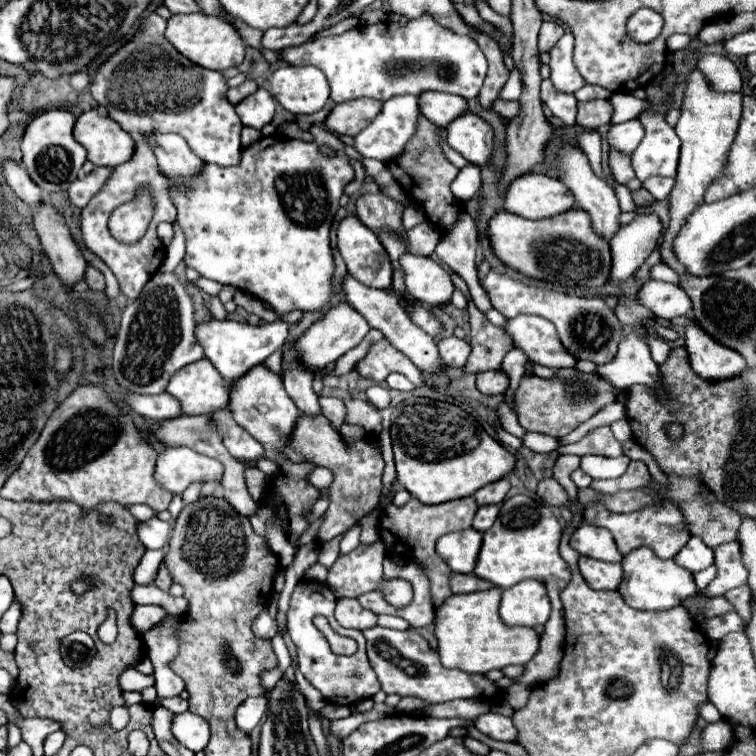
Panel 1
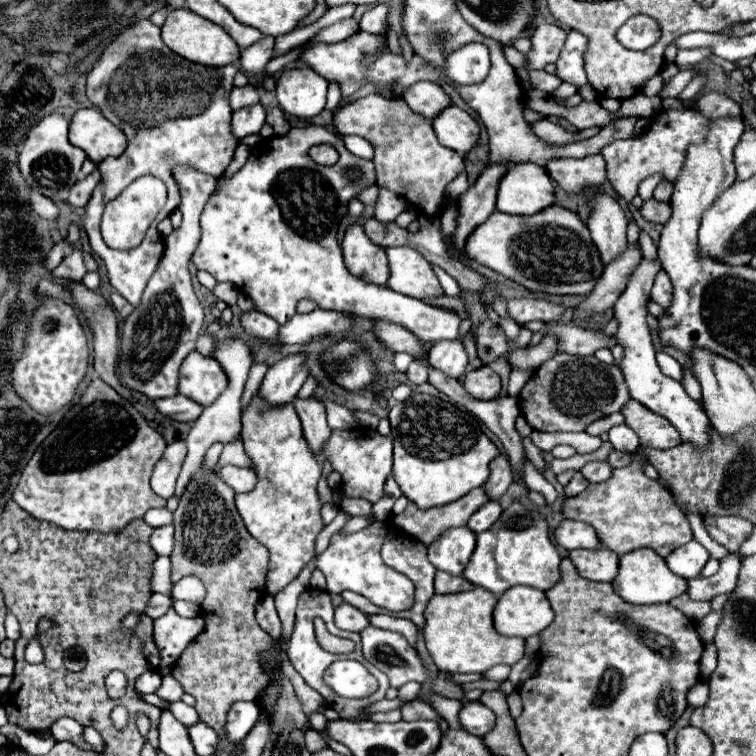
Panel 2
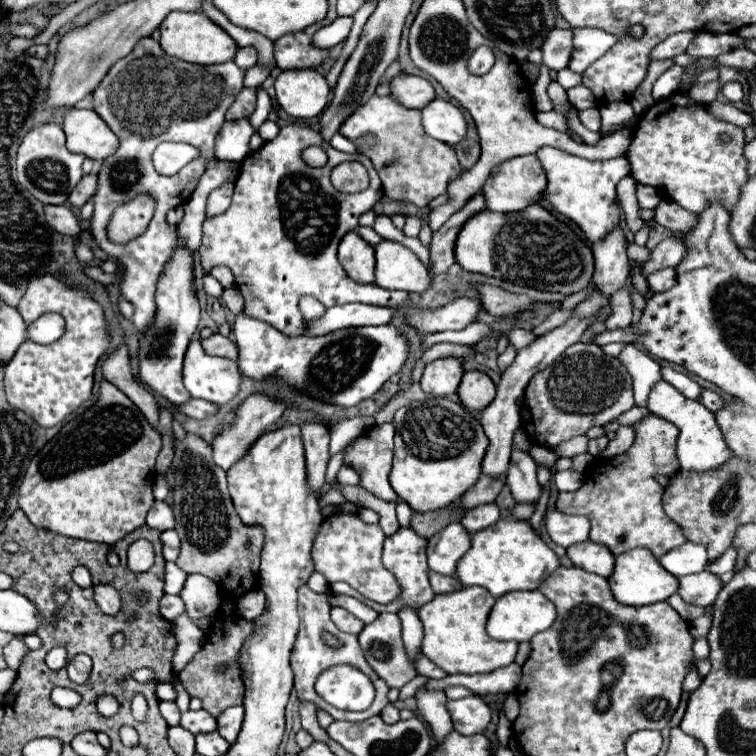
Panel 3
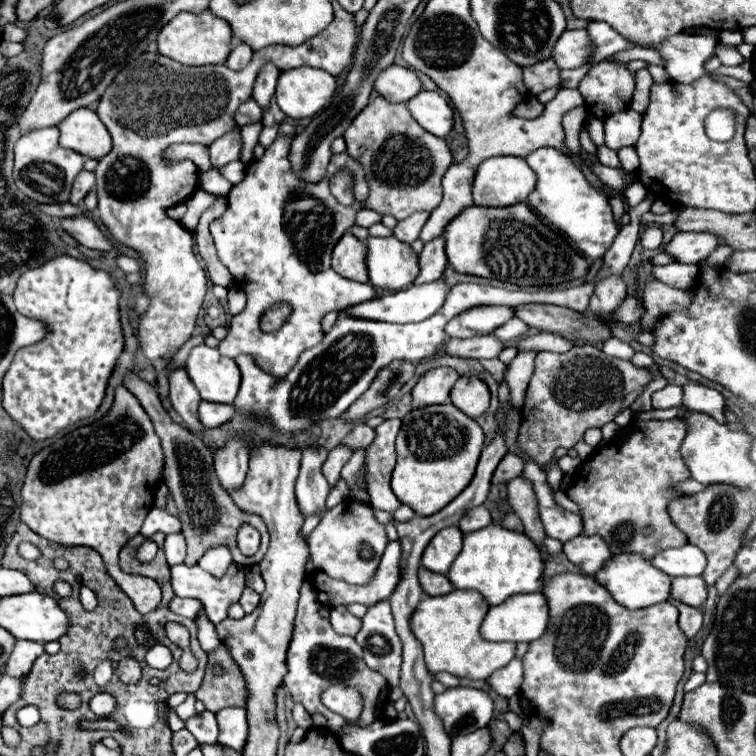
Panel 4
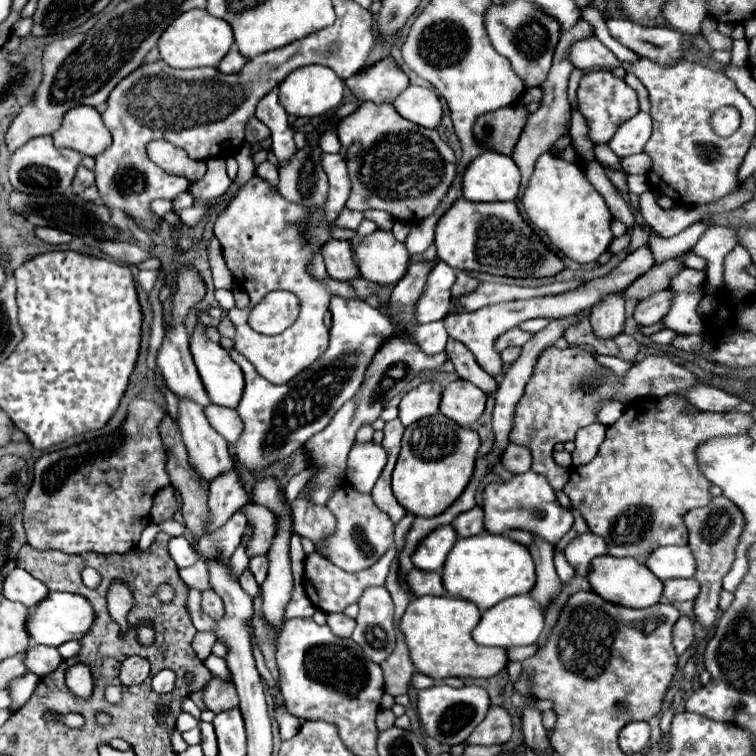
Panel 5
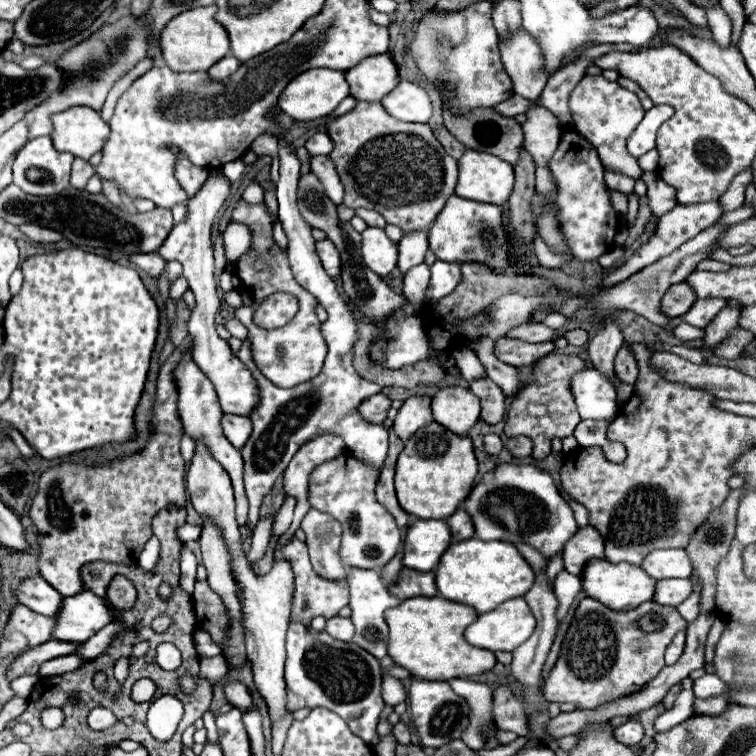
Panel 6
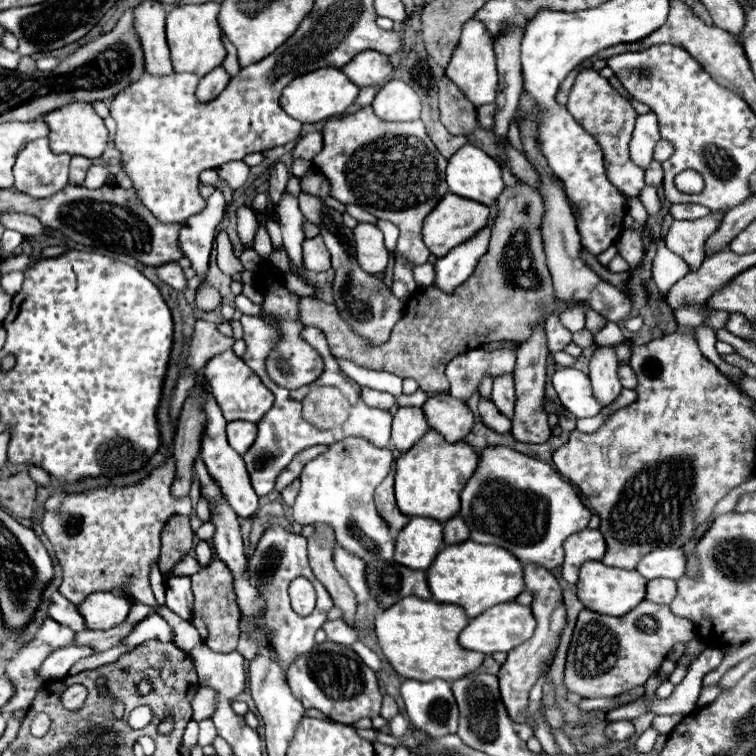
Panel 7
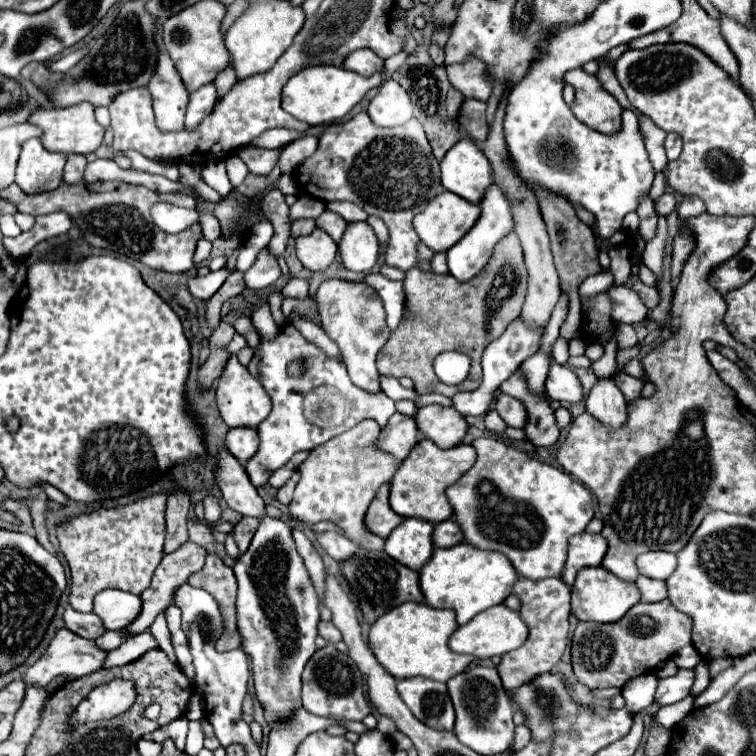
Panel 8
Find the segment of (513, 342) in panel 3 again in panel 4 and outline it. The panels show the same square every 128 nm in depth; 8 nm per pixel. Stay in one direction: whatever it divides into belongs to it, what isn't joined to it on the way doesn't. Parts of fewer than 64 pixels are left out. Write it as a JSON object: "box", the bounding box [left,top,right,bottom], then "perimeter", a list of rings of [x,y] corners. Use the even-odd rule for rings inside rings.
{"box":[516,332,573,353],"perimeter":[[[538,332],[538,334],[530,334],[522,340],[518,340],[516,348],[536,348],[538,352],[551,351],[557,353],[564,353],[573,346],[573,343],[563,339],[556,334],[544,334],[544,332]]]}

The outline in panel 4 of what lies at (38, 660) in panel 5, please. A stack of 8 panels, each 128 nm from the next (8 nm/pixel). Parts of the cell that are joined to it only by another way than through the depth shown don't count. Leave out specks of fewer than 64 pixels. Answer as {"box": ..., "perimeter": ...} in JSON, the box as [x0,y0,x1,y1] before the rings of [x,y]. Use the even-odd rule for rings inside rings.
{"box":[8,640,46,676],"perimeter":[[[18,640],[12,658],[8,658],[8,676],[26,676],[30,672],[30,668],[34,666],[36,658],[42,656],[46,650],[42,644],[38,642],[24,642]]]}

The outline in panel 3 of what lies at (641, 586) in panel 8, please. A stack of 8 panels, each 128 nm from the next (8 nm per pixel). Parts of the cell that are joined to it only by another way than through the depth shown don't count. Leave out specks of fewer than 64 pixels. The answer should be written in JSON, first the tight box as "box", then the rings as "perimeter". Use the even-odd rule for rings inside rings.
{"box":[678,570,722,608],"perimeter":[[[704,570],[700,574],[682,576],[680,578],[680,586],[678,586],[678,594],[680,594],[680,598],[684,602],[706,608],[706,606],[714,604],[720,588],[722,588],[720,580],[714,574]]]}

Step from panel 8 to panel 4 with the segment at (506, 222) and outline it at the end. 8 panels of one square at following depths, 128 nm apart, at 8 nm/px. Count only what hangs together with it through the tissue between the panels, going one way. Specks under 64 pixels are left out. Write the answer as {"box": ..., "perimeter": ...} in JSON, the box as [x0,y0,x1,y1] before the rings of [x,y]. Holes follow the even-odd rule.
{"box":[346,278,448,322],"perimeter":[[[438,278],[424,286],[408,286],[406,290],[382,294],[374,300],[348,308],[346,312],[382,322],[420,322],[442,308],[448,290],[448,282]]]}

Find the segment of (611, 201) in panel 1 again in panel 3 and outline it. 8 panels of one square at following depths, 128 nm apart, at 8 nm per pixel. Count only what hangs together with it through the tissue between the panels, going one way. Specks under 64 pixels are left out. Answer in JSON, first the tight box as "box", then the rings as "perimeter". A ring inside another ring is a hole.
{"box":[592,226,630,298],"perimeter":[[[616,226],[596,248],[592,248],[596,270],[592,284],[598,292],[612,298],[626,286],[630,274],[630,260],[626,256],[626,236],[620,226]]]}

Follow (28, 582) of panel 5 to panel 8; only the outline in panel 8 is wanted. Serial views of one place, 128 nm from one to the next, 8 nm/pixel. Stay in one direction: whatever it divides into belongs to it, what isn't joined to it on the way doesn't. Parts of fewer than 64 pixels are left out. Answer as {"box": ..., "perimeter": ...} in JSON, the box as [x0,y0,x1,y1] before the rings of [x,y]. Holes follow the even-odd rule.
{"box":[64,606,106,640],"perimeter":[[[70,606],[64,612],[64,622],[66,622],[68,630],[76,632],[82,638],[90,638],[90,640],[96,640],[96,638],[100,638],[106,632],[102,620],[96,614],[74,612]]]}

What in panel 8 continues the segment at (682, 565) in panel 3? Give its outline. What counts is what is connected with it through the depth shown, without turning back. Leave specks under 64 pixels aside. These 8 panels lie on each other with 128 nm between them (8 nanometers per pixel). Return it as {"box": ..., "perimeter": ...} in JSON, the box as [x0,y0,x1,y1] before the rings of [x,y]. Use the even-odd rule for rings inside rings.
{"box":[636,552,676,580],"perimeter":[[[644,552],[636,558],[638,572],[656,578],[656,580],[666,580],[672,570],[676,570],[676,554],[672,552]]]}

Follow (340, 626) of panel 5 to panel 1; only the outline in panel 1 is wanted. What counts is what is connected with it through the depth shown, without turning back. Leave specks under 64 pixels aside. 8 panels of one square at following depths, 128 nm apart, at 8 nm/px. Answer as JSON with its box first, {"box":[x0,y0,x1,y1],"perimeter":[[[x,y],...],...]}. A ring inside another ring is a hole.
{"box":[336,598,376,630],"perimeter":[[[344,598],[338,600],[336,604],[336,620],[344,628],[356,628],[356,630],[366,630],[376,626],[376,614],[360,608],[360,604],[354,598]]]}

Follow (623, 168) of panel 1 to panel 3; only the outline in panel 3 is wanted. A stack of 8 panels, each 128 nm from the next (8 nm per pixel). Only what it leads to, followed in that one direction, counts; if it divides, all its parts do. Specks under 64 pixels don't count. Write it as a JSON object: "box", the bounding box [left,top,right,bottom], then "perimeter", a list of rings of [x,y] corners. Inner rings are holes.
{"box":[626,92,748,212],"perimeter":[[[688,92],[682,94],[674,94],[666,100],[656,102],[638,122],[632,144],[628,146],[626,158],[630,162],[630,176],[638,182],[638,184],[648,184],[654,186],[658,190],[664,190],[662,194],[668,196],[670,200],[678,202],[682,208],[690,210],[690,212],[704,212],[710,204],[720,204],[722,208],[726,208],[728,212],[736,206],[738,198],[740,198],[740,190],[742,186],[748,182],[748,160],[744,158],[744,130],[718,120],[714,114],[710,114],[706,108],[698,108],[696,102],[692,102]],[[718,134],[728,134],[730,140],[722,142]]]}

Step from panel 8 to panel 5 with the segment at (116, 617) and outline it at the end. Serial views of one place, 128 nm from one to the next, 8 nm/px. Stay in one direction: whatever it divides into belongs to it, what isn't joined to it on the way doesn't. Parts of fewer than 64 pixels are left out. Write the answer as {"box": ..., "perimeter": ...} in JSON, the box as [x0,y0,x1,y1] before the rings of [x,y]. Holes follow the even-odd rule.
{"box":[28,592,96,648],"perimeter":[[[50,592],[48,600],[44,600],[44,604],[38,604],[34,610],[30,610],[28,632],[32,636],[32,642],[58,648],[60,644],[64,644],[68,640],[84,638],[92,628],[94,618],[96,618],[96,614],[94,614],[94,608],[88,598],[84,598],[80,594],[68,594],[68,592]]]}

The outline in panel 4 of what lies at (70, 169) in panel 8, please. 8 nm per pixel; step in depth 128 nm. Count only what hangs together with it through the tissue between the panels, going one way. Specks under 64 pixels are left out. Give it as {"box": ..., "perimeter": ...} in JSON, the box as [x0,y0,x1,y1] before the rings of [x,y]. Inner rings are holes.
{"box":[70,170,96,204],"perimeter":[[[82,170],[76,180],[74,180],[74,186],[72,186],[72,194],[70,194],[70,202],[72,204],[80,204],[84,200],[84,196],[94,188],[96,184],[96,178],[94,178],[94,172],[88,172],[88,170]]]}

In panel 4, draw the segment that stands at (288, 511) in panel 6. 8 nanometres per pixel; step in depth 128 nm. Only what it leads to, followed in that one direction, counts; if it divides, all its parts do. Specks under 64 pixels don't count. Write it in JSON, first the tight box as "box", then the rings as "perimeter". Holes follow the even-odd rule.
{"box":[126,374,268,566],"perimeter":[[[128,374],[126,376],[126,388],[140,400],[140,404],[146,408],[148,416],[154,422],[154,430],[162,440],[162,448],[164,448],[164,484],[170,488],[170,494],[174,494],[174,502],[176,508],[180,512],[180,522],[182,522],[182,534],[186,538],[188,544],[188,556],[186,556],[186,564],[192,566],[200,560],[200,556],[216,546],[216,544],[226,544],[234,556],[234,562],[242,564],[242,566],[252,566],[258,564],[266,550],[268,550],[268,530],[264,520],[260,520],[260,516],[256,514],[248,514],[248,512],[240,512],[240,508],[234,504],[234,500],[228,496],[228,492],[224,492],[216,480],[214,474],[214,460],[212,456],[208,456],[208,450],[200,444],[200,440],[196,440],[182,424],[172,422],[172,418],[168,416],[168,412],[162,408],[158,392],[152,384],[140,380],[136,374]],[[250,524],[254,526],[260,534],[262,534],[262,542],[260,542],[260,550],[254,556],[244,556],[236,544],[236,534],[240,530],[240,526]]]}

